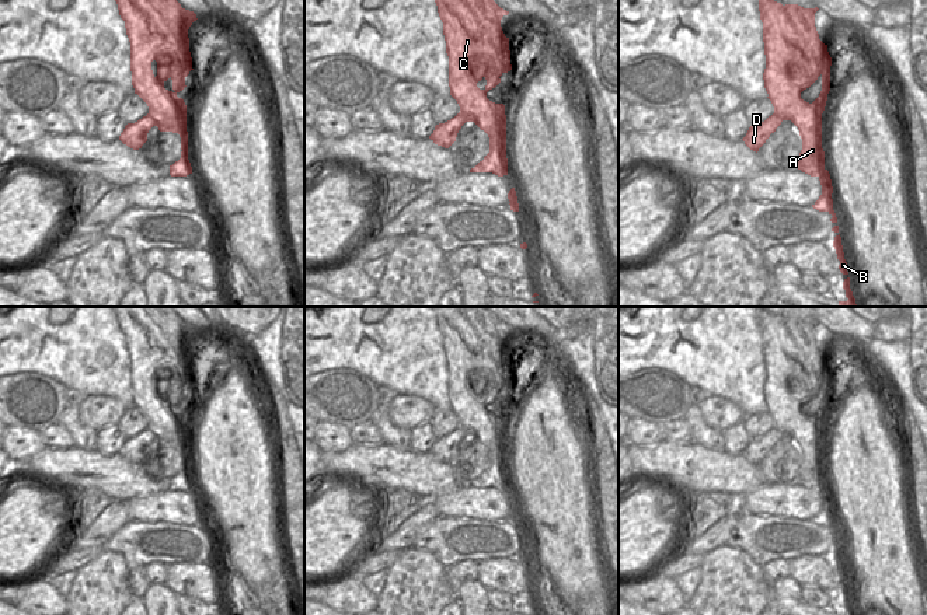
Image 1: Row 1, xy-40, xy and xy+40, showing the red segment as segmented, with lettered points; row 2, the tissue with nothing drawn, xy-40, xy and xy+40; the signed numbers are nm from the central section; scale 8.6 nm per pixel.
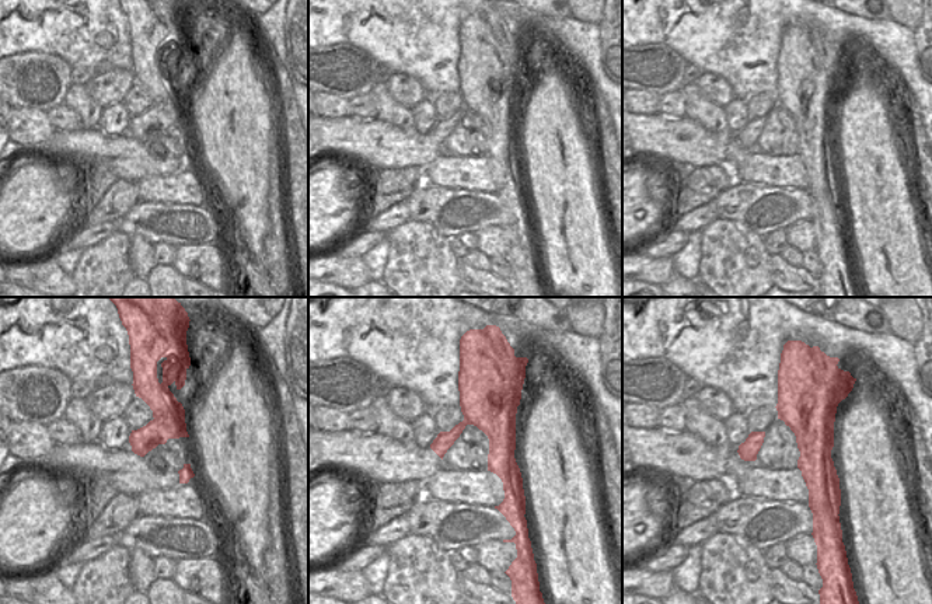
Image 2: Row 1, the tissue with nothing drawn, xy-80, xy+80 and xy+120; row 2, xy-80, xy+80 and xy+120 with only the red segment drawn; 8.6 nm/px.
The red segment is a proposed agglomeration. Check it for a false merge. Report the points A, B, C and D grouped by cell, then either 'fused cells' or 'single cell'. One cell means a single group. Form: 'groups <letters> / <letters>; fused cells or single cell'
groups A B C / D; fused cells

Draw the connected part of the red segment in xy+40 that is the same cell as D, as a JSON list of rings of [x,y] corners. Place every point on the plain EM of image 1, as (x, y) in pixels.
[[[777,427],[769,430],[764,436],[757,440],[750,440],[746,450],[742,452],[745,458],[753,464],[759,465],[759,462],[766,457],[771,447],[781,438],[783,431]]]

